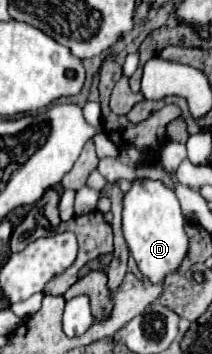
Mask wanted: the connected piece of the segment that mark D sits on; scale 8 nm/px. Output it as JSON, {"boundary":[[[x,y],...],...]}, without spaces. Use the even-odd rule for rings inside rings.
{"boundary":[[[134,181],[134,187],[124,197],[122,227],[130,253],[146,281],[162,283],[166,277],[178,273],[180,263],[188,255],[188,235],[184,225],[186,217],[172,189],[160,181]]]}

